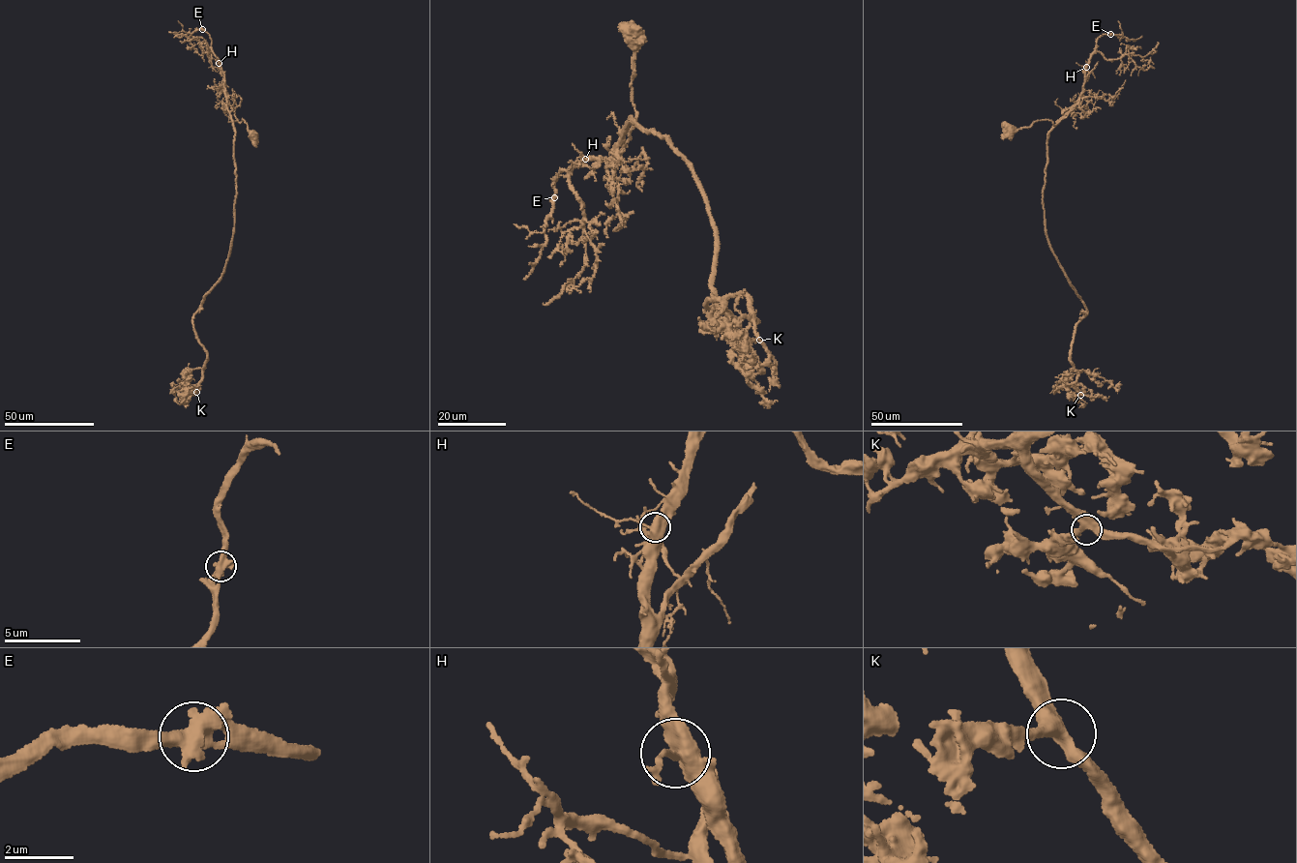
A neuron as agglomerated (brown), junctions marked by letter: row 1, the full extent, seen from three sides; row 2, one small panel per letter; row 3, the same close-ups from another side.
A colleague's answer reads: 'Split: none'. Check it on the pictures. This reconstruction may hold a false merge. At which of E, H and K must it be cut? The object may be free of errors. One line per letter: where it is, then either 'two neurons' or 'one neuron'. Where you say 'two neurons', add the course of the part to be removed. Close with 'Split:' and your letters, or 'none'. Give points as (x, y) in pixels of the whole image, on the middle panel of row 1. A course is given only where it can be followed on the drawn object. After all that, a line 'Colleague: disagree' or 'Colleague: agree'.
E: (554, 197) | one neuron
H: (585, 159) | one neuron
K: (759, 340) | one neuron
Split: none
Colleague: agree

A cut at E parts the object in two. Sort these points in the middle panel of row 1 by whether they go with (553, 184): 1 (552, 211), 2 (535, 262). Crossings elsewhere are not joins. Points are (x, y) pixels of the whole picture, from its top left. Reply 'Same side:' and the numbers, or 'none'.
Same side: none

